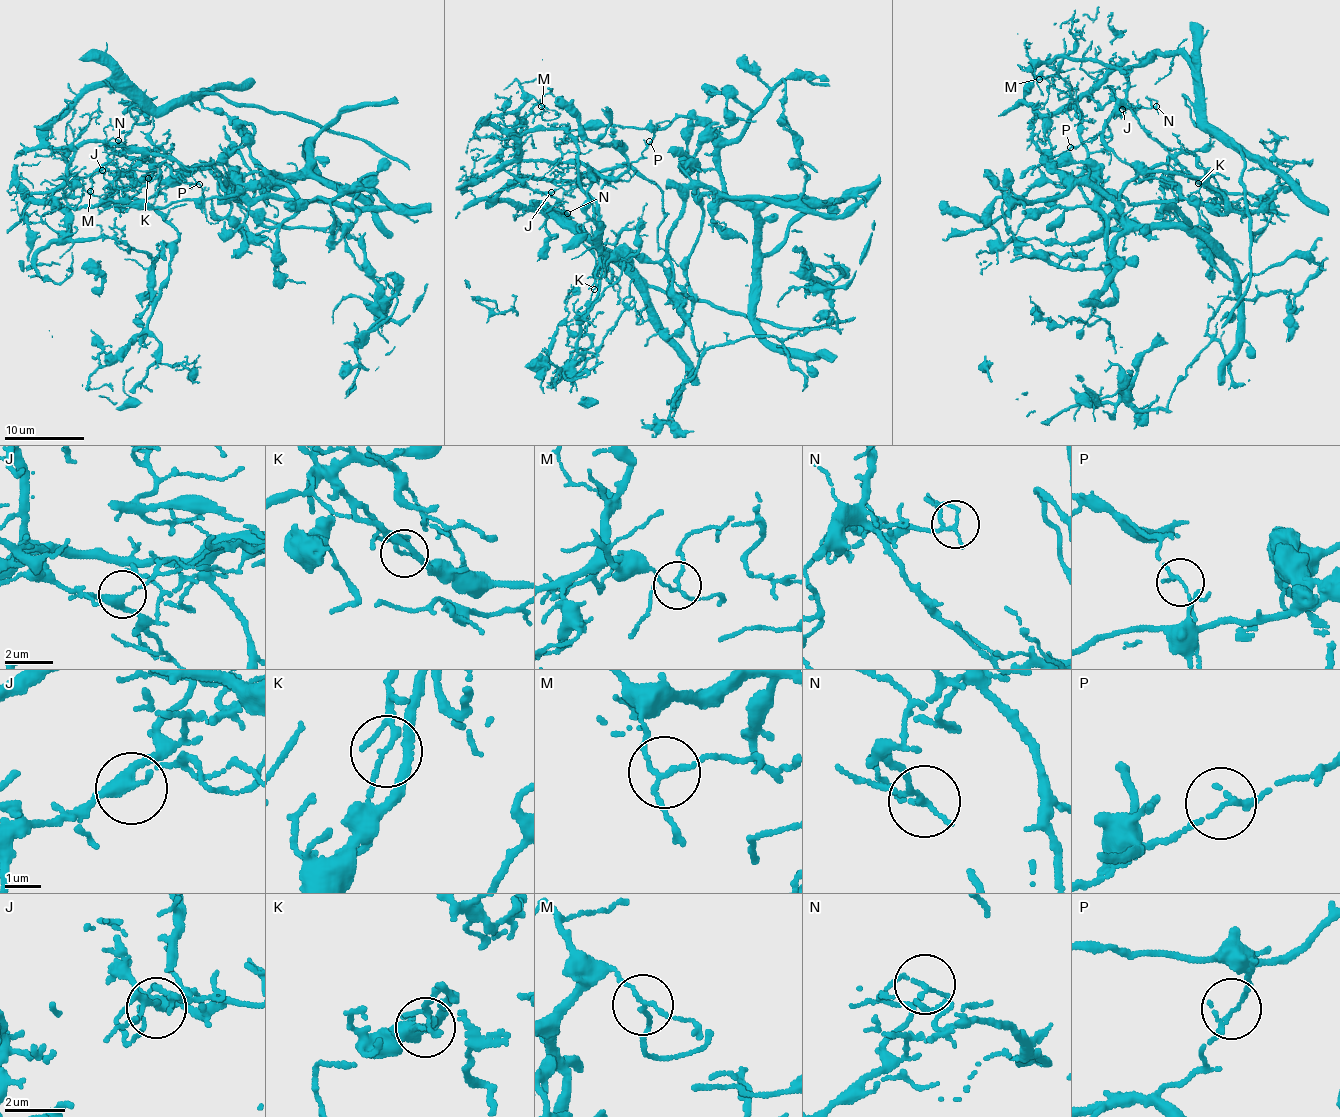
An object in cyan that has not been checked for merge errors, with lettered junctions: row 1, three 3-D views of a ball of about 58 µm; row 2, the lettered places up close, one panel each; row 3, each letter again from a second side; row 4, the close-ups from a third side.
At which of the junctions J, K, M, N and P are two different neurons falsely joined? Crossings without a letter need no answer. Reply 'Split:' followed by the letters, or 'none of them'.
Split: K, P

